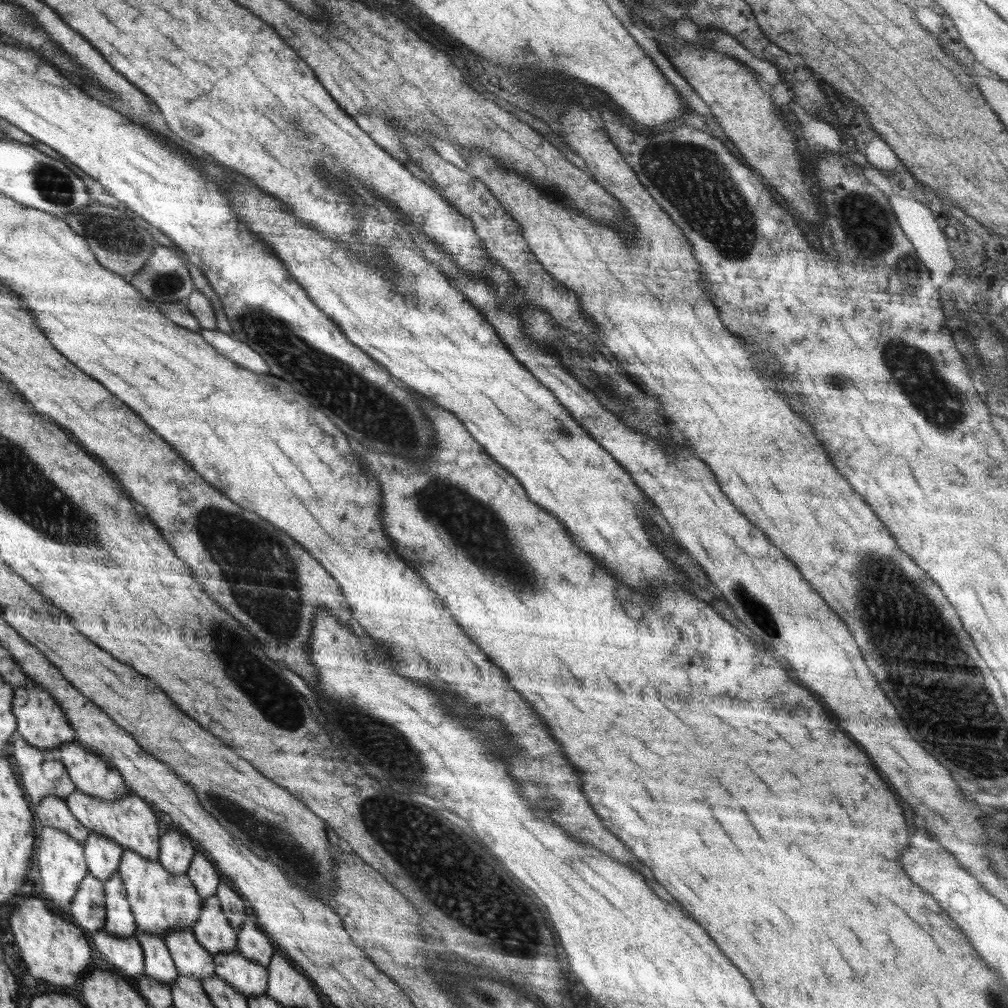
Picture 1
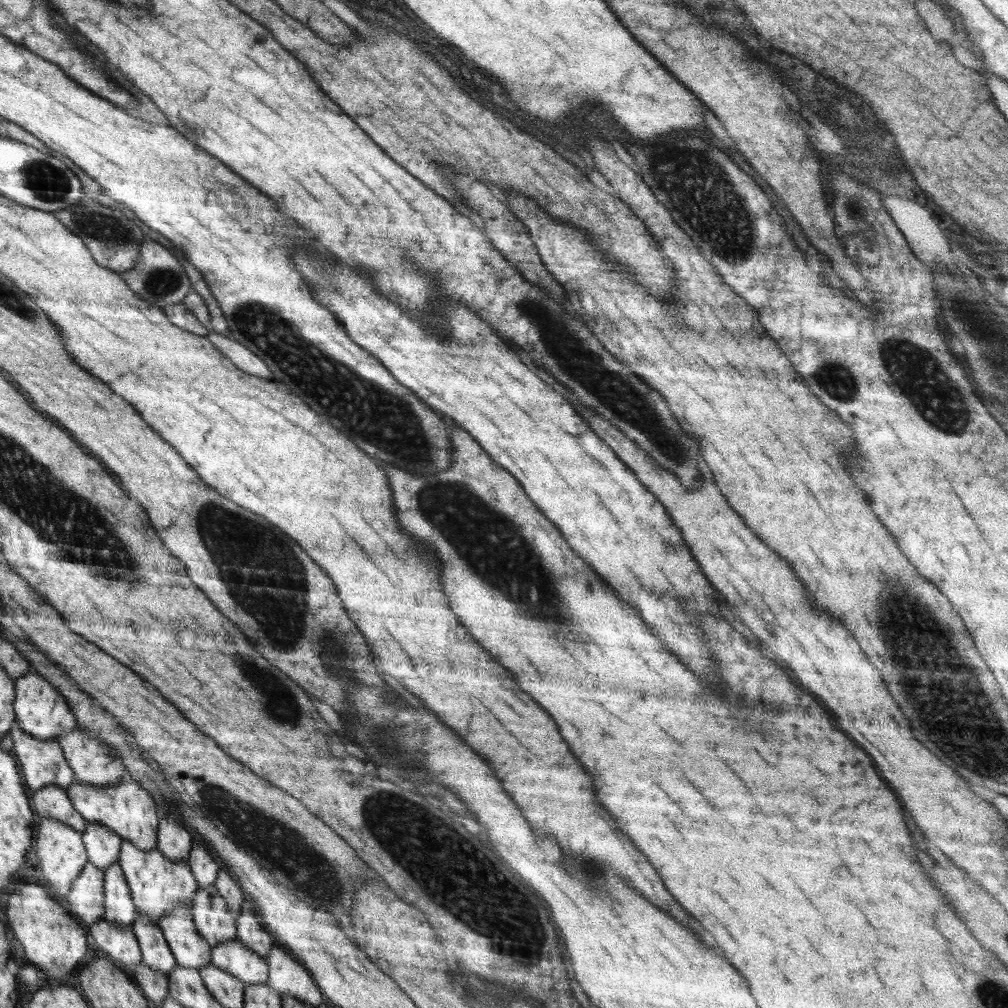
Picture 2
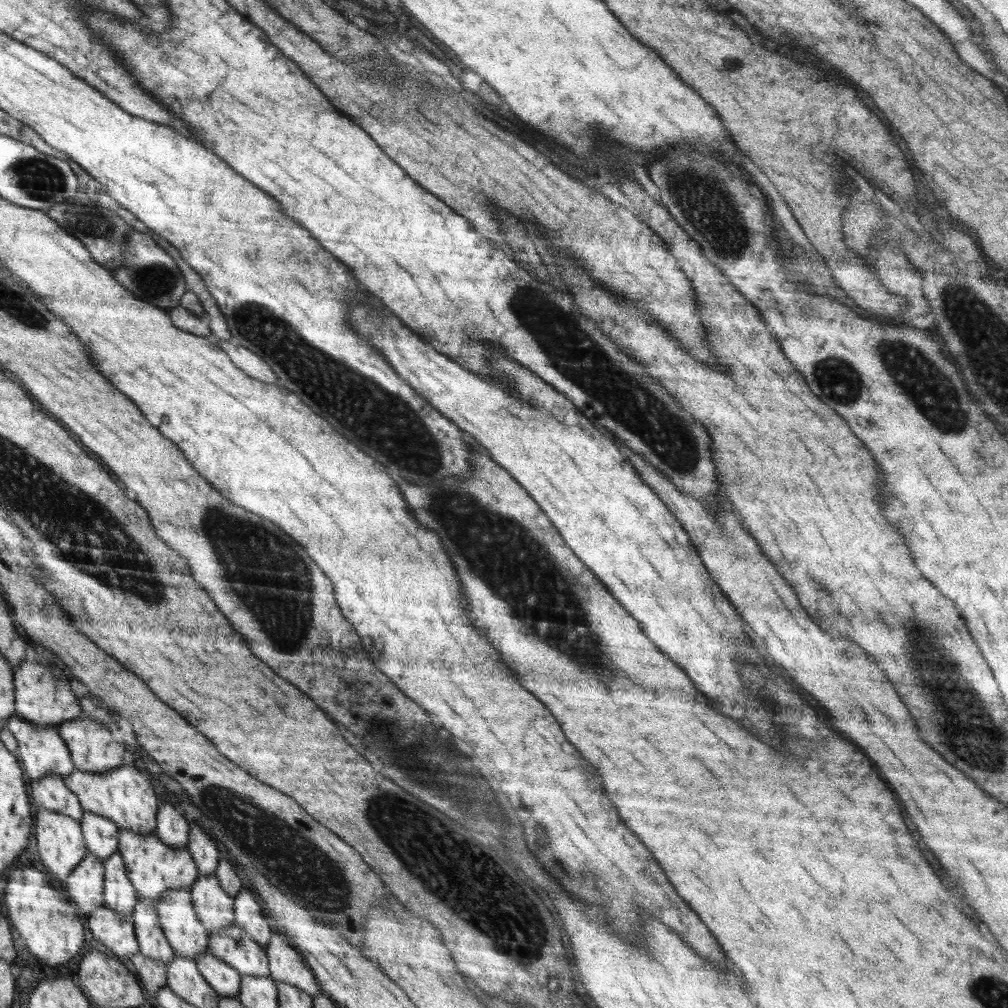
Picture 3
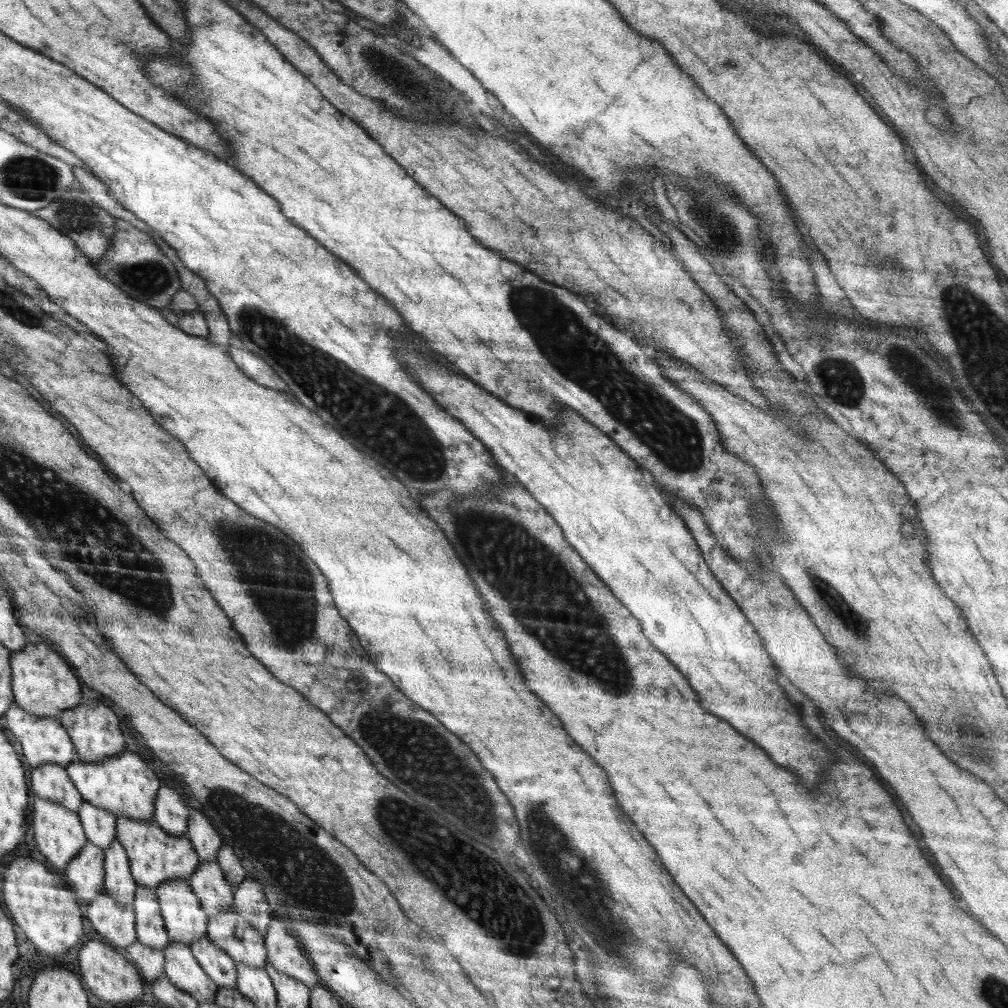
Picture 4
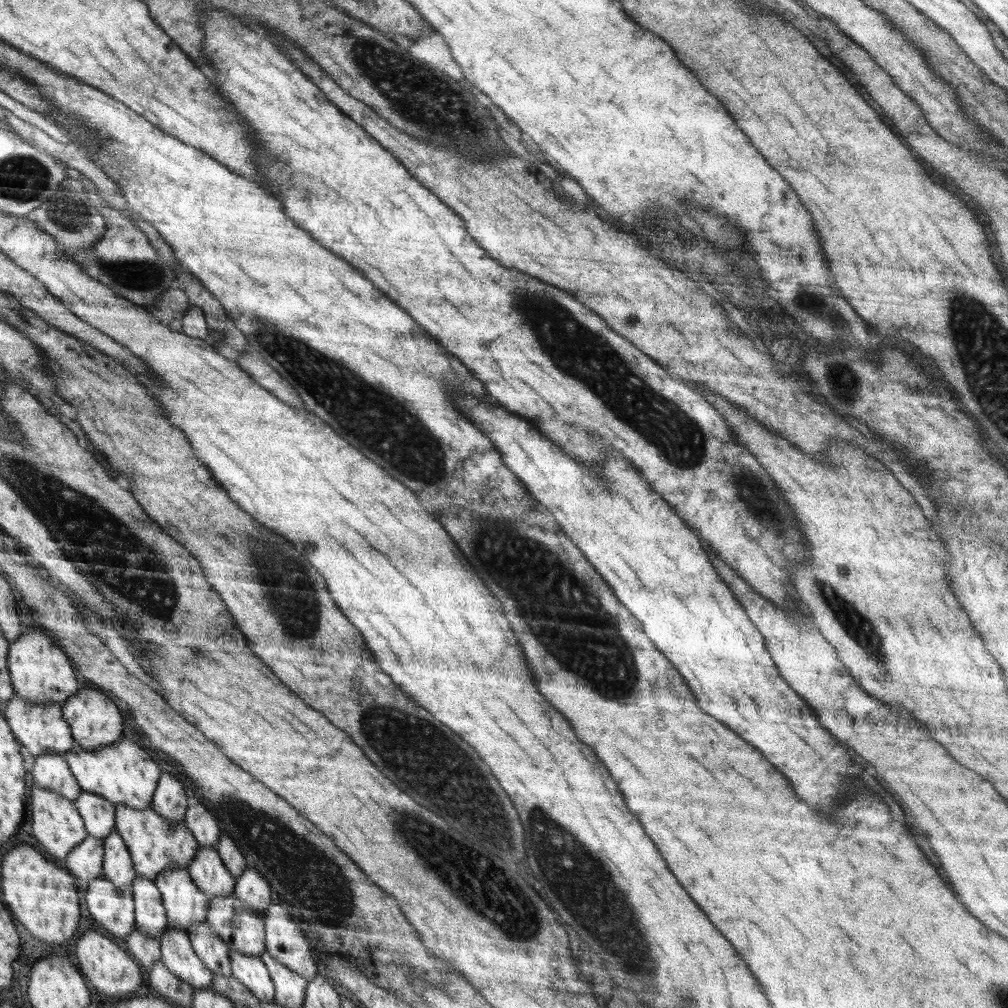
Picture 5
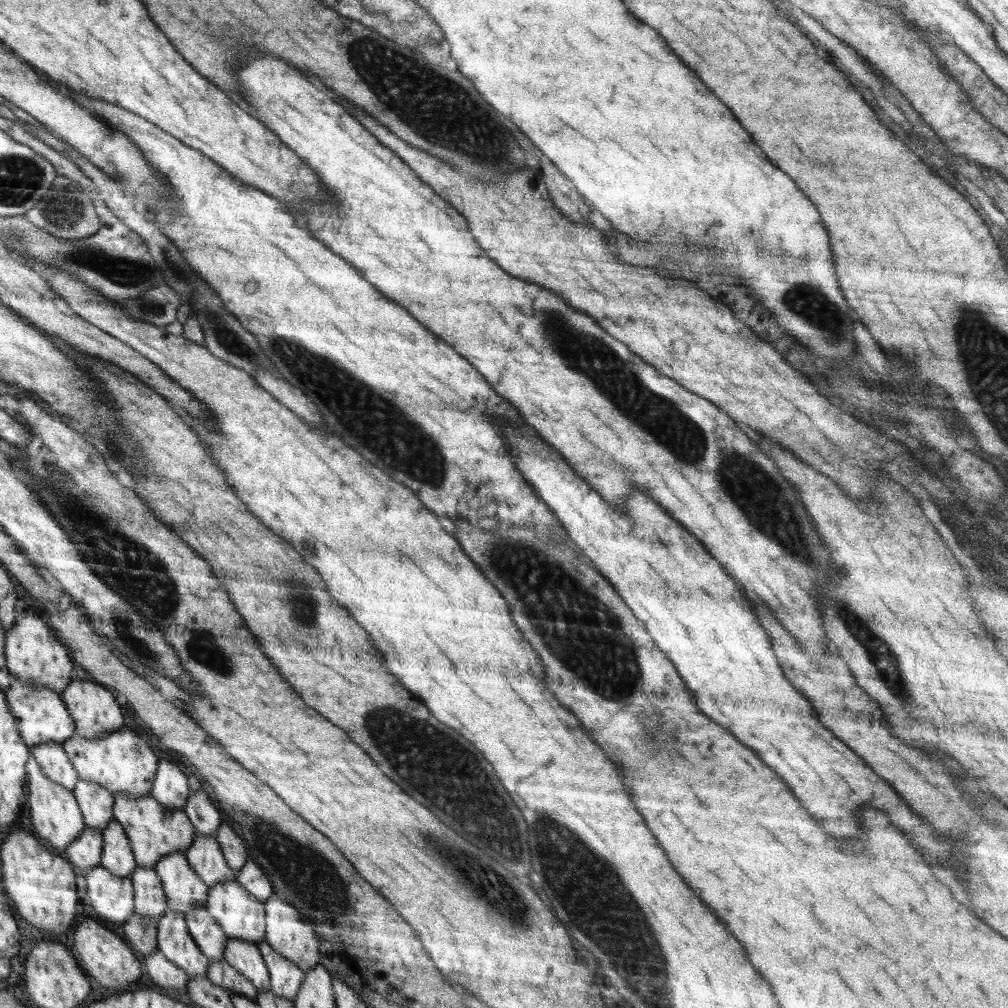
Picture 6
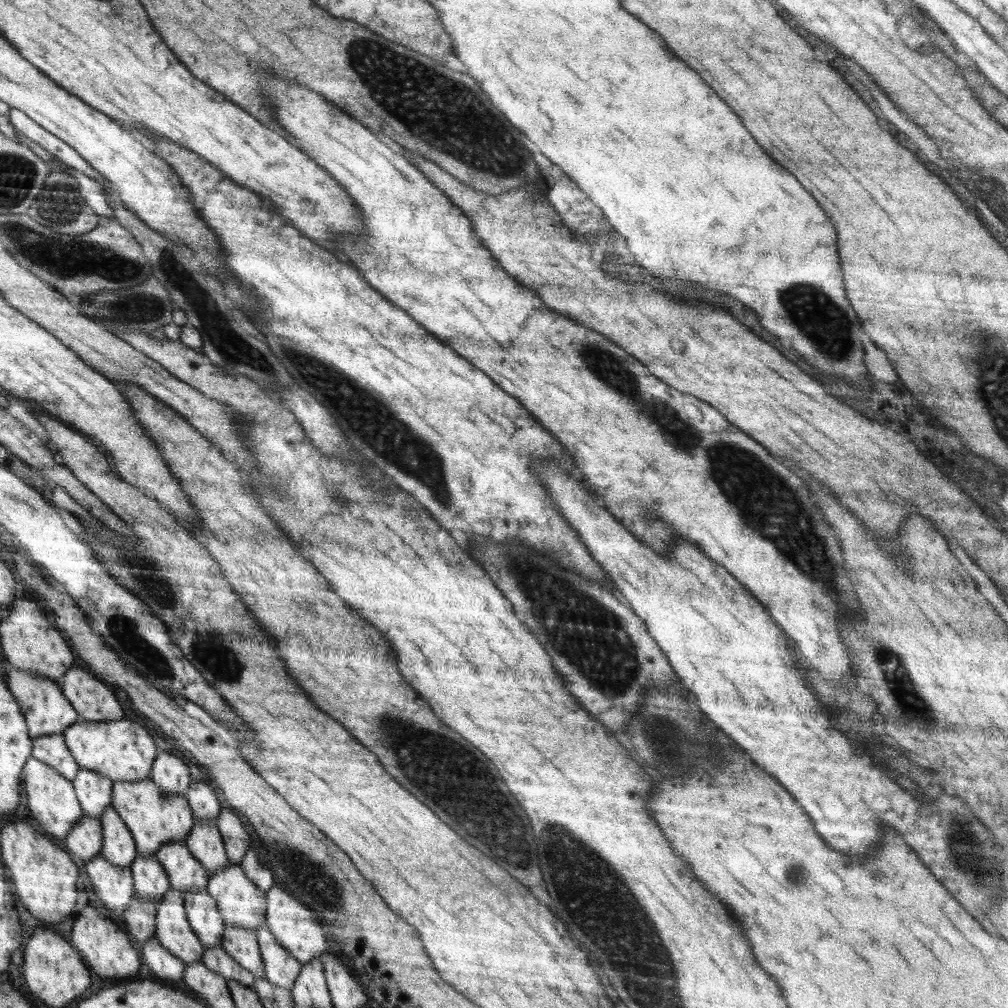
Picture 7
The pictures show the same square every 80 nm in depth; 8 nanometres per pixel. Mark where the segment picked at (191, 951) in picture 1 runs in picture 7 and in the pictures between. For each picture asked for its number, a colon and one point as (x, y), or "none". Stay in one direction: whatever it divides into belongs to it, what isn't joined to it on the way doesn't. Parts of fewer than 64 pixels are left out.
2: (188, 946)
3: (182, 926)
4: (185, 920)
5: (185, 904)
6: (185, 888)
7: (186, 872)

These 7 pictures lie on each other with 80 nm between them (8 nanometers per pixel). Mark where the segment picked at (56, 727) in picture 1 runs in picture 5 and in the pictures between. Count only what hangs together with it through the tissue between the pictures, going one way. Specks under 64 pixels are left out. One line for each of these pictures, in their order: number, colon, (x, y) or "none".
2: (42, 711)
3: (43, 696)
4: (44, 685)
5: (40, 672)

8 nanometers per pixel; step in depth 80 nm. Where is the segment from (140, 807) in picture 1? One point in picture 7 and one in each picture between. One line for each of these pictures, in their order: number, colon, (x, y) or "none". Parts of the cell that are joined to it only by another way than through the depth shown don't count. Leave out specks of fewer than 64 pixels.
2: (126, 809)
3: (123, 795)
4: (126, 785)
5: (123, 773)
6: (122, 762)
7: (121, 750)

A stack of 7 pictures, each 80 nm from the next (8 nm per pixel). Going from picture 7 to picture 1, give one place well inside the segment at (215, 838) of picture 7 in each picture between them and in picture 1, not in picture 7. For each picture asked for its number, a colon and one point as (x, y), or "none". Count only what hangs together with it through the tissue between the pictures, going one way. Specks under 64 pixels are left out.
1: (213, 931)
2: (212, 917)
3: (216, 909)
4: (217, 895)
5: (208, 871)
6: (205, 855)

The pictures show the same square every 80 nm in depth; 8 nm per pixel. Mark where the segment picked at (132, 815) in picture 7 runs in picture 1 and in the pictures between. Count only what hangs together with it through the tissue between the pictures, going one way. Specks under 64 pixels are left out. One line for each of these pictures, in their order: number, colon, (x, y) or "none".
1: (160, 901)
2: (157, 885)
3: (153, 868)
4: (154, 857)
5: (154, 844)
6: (153, 831)

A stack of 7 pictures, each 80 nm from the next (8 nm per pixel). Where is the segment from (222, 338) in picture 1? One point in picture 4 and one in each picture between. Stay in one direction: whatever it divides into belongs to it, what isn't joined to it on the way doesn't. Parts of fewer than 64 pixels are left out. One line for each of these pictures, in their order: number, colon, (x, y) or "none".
2: (250, 362)
3: (255, 366)
4: (255, 367)

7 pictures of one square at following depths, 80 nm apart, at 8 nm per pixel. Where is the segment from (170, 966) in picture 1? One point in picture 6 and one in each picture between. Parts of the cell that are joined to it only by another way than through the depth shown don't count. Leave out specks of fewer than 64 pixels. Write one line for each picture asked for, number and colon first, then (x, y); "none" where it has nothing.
2: (155, 952)
3: (153, 943)
4: (150, 929)
5: (150, 916)
6: (150, 900)

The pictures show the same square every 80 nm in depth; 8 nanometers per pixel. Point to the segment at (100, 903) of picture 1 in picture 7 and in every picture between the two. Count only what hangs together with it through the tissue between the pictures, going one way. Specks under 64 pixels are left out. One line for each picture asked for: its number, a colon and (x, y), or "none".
2: (88, 902)
3: (85, 886)
4: (87, 877)
5: (86, 862)
6: (86, 853)
7: (85, 842)

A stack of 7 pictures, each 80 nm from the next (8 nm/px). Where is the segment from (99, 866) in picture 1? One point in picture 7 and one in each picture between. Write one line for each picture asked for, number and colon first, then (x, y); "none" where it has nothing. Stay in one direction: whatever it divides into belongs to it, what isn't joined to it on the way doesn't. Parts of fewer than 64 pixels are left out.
2: (102, 845)
3: (102, 835)
4: (101, 825)
5: (98, 814)
6: (97, 804)
7: (94, 791)

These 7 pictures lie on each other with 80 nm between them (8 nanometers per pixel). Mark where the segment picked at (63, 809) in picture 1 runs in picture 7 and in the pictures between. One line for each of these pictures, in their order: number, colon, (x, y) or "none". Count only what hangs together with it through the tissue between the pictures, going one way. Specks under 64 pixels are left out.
2: (52, 802)
3: (50, 791)
4: (50, 782)
5: (50, 771)
6: (51, 757)
7: (51, 749)

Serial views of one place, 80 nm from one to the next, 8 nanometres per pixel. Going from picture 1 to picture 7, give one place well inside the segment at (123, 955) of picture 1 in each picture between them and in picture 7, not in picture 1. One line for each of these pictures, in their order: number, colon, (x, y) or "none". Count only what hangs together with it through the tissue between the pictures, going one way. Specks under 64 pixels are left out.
2: (120, 943)
3: (117, 932)
4: (116, 922)
5: (112, 906)
6: (112, 897)
7: (113, 885)

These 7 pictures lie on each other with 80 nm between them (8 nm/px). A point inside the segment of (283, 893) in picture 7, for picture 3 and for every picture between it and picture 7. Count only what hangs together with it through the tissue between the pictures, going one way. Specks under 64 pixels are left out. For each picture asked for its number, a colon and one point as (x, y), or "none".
3: (286, 965)
4: (285, 952)
5: (284, 940)
6: (286, 932)

